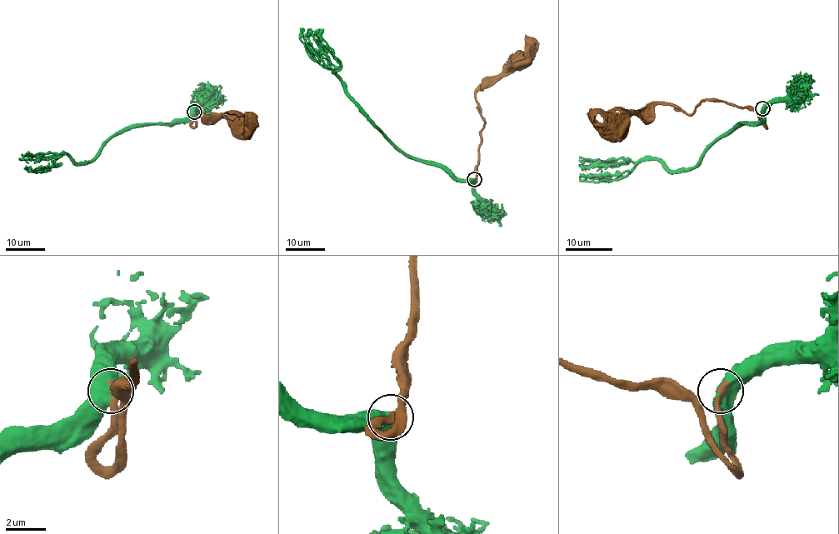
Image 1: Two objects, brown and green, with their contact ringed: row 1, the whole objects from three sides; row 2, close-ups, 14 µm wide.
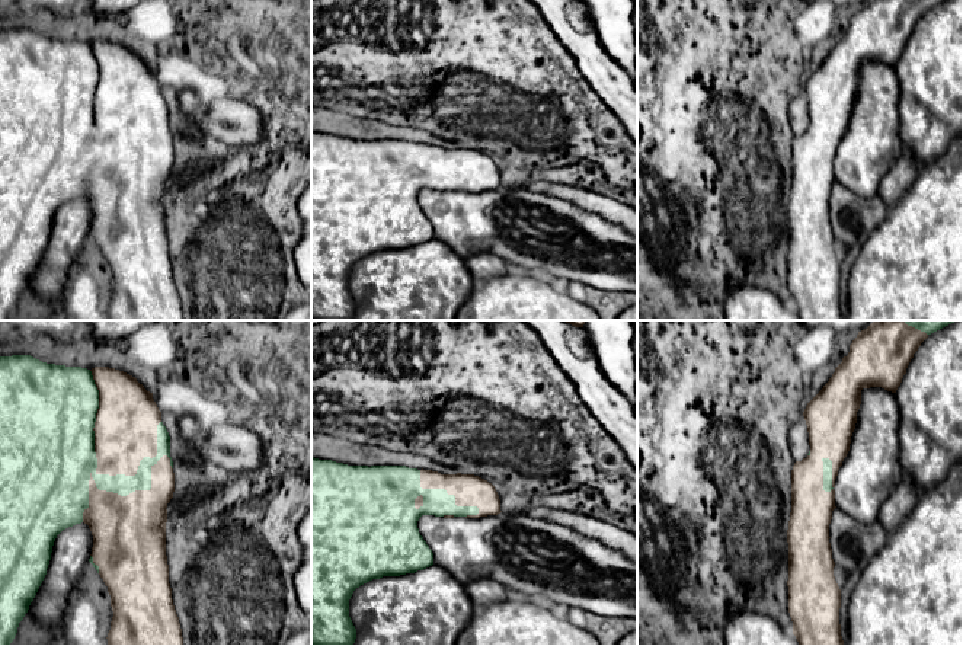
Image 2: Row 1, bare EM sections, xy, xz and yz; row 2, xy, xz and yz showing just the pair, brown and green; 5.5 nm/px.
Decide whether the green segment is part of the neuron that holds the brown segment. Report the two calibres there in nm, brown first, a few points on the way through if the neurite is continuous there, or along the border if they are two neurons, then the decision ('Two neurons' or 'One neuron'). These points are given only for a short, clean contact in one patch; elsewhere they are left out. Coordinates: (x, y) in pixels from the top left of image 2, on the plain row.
Thickness 360 nm (brown) against 500 nm. One neuron

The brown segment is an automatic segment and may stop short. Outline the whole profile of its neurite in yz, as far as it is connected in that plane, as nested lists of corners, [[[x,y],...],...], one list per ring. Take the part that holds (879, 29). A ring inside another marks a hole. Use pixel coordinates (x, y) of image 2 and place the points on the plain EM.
[[[868,0],[858,6],[850,26],[835,42],[823,63],[807,77],[803,90],[810,125],[791,144],[791,186],[788,217],[788,287],[799,320],[845,320],[841,310],[841,263],[834,250],[835,236],[829,217],[829,198],[835,180],[835,153],[850,125],[861,79],[861,64],[882,61],[896,67],[921,17],[946,0]]]

